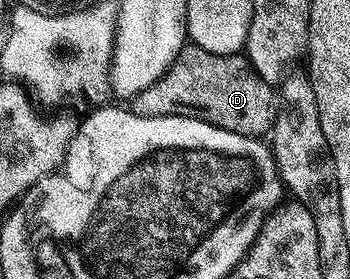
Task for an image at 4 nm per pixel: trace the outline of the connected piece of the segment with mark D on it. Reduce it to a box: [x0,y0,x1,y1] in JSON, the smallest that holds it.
[132,42,279,138]

